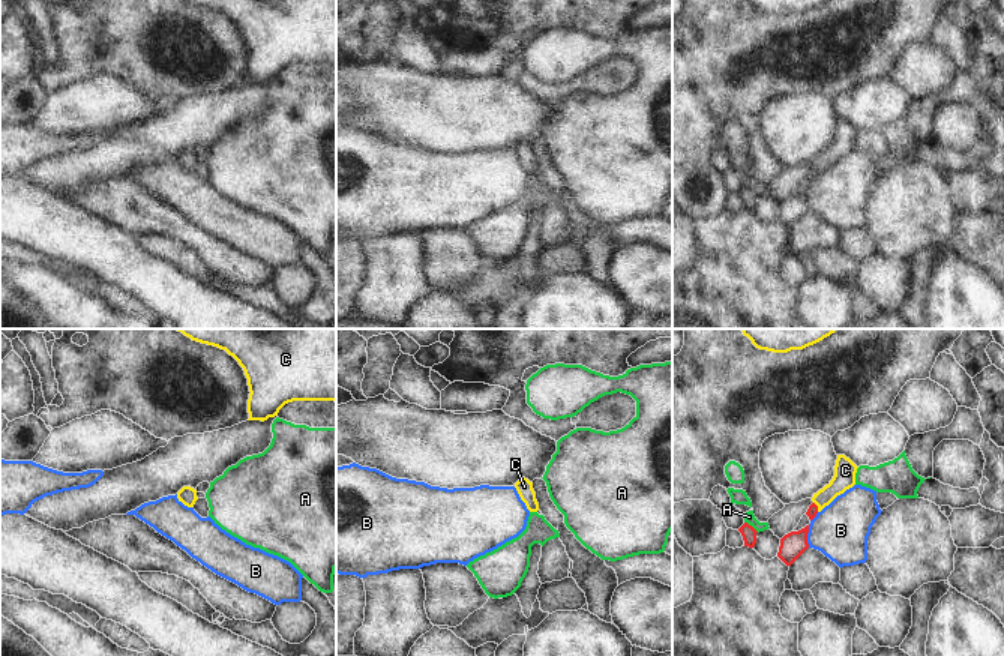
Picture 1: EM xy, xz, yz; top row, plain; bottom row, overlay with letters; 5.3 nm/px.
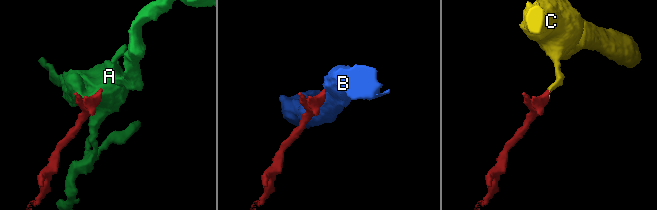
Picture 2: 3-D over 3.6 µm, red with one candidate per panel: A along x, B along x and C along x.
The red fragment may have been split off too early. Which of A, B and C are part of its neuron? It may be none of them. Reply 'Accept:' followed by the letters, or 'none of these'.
Accept: C

